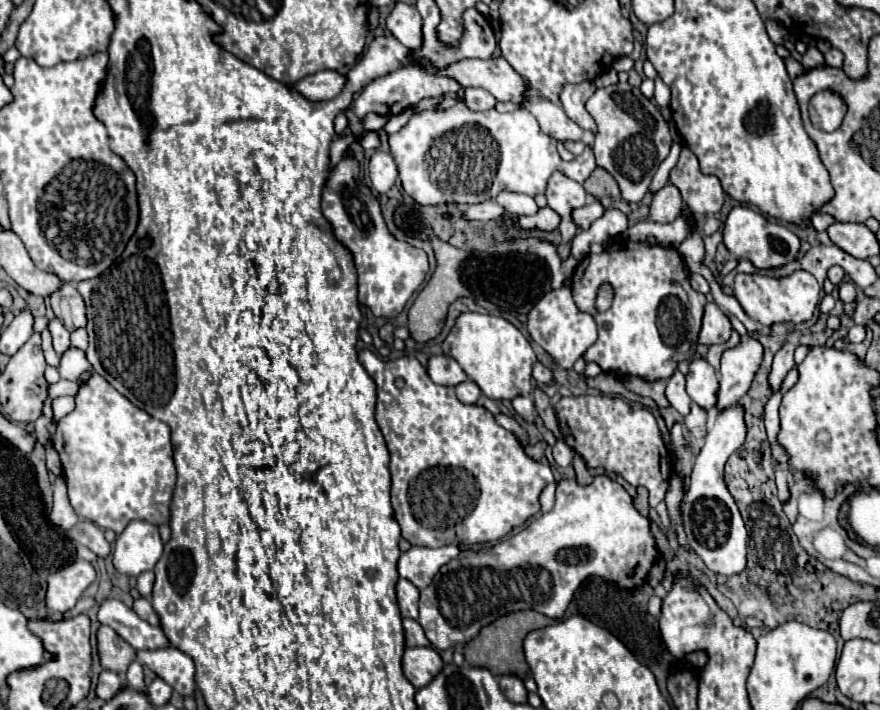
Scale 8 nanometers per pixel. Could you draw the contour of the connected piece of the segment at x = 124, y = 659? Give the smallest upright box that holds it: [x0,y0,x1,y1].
[98,626,136,674]

